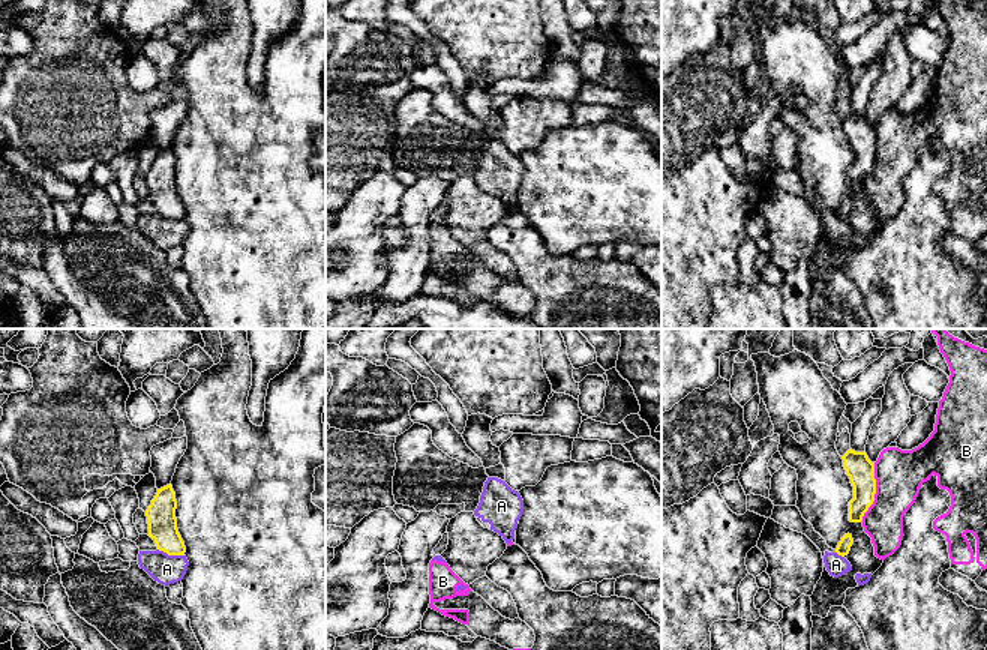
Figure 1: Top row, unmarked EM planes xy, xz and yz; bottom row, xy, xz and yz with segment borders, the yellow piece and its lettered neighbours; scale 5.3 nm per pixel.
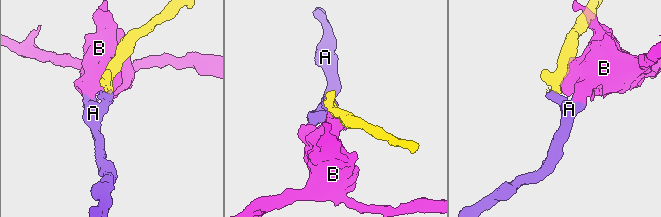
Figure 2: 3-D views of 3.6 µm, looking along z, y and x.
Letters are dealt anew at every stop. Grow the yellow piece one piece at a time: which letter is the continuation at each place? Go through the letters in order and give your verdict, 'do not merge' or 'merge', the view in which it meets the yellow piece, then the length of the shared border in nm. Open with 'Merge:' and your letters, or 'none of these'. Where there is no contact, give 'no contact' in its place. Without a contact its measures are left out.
Merge: none of these
A: do not merge; contact in xy; length 150 nm
B: do not merge; contact in yz; length 320 nm

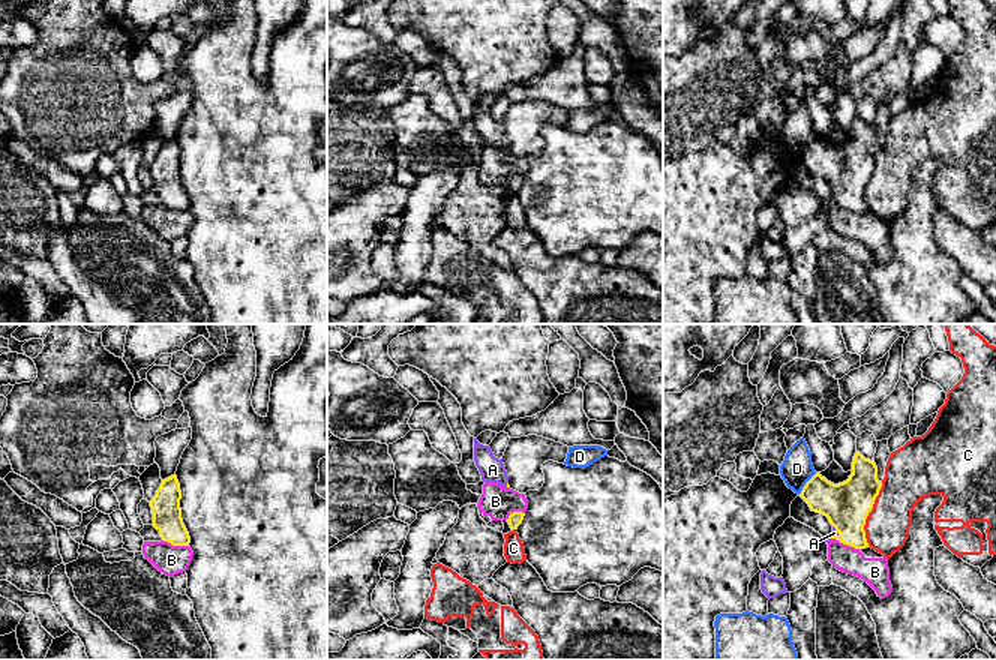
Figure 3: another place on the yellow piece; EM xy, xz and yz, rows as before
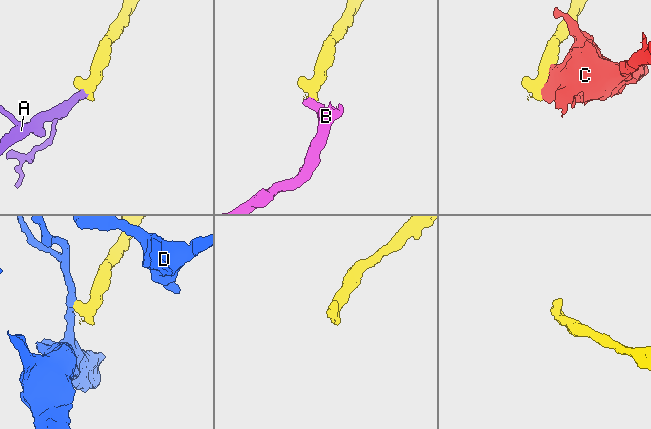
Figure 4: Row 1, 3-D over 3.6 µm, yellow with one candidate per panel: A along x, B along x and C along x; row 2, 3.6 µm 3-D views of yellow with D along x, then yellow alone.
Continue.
Merge: A
A: merge; contact in yz; length 70 nm
B: do not merge; contact in yz; length 180 nm
C: do not merge; contact in yz; length 360 nm
D: do not merge; contact in yz; length 160 nm

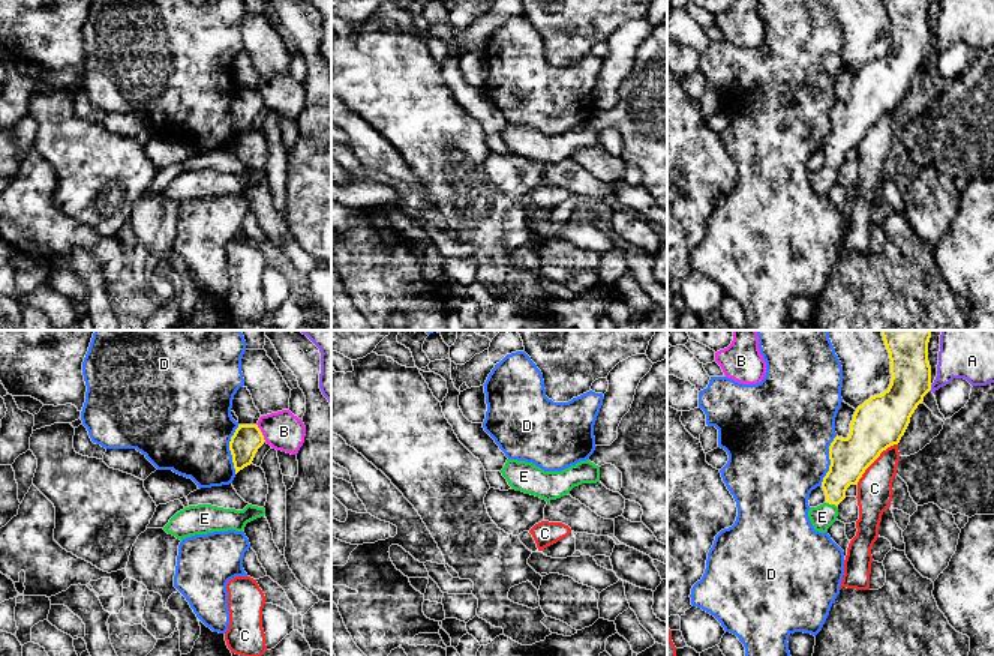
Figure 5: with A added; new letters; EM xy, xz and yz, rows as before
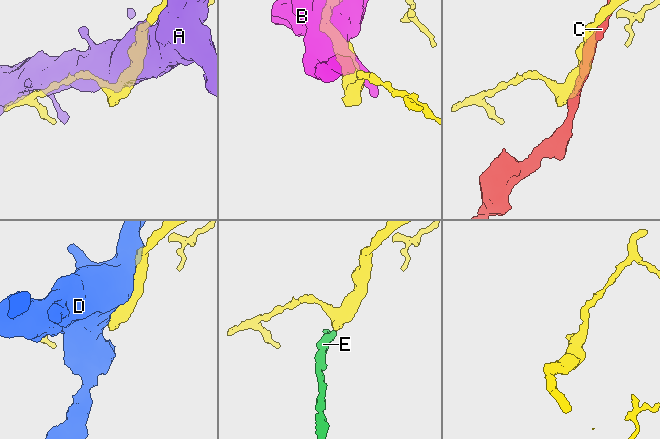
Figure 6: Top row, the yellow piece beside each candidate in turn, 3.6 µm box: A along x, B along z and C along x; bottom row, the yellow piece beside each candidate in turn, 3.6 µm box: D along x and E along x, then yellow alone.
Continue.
Merge: E
A: do not merge; contact in yz; length 40 nm
B: do not merge; contact in xy; length 110 nm
C: do not merge; contact in yz; length 320 nm
D: do not merge; contact in yz; length 280 nm
E: merge; contact in yz; length 60 nm

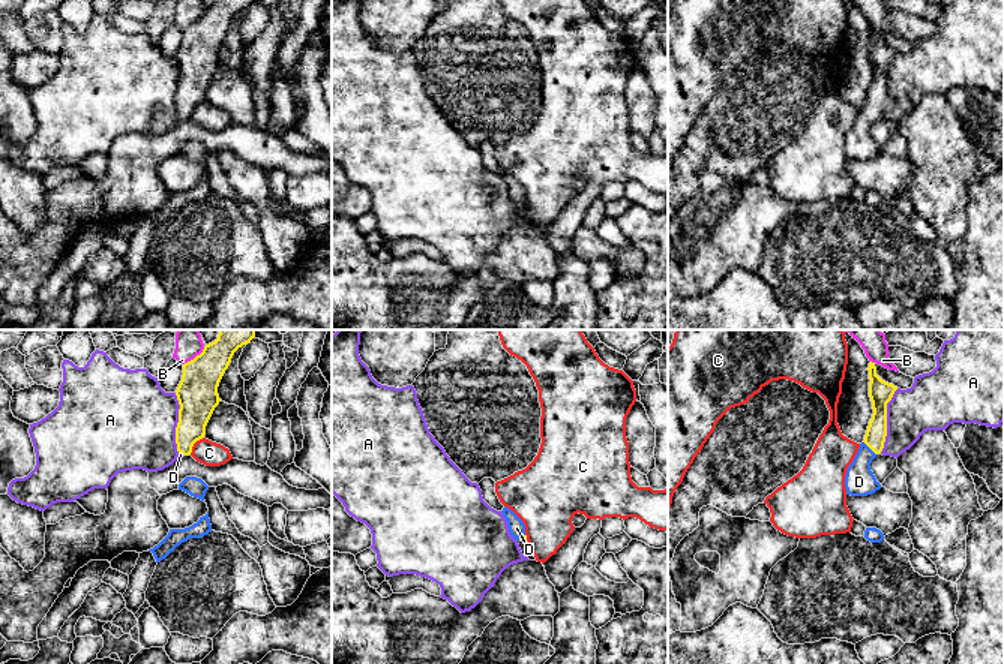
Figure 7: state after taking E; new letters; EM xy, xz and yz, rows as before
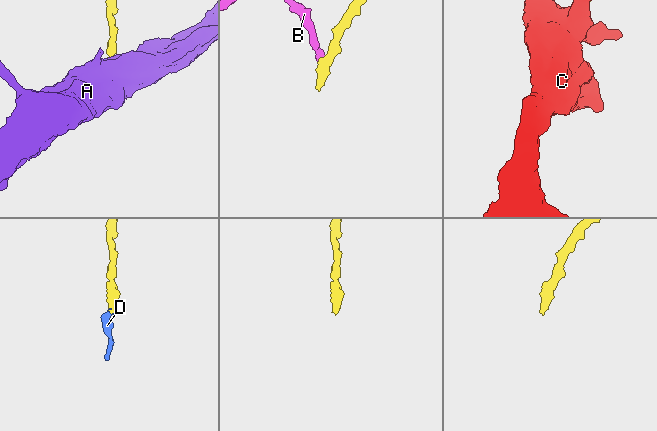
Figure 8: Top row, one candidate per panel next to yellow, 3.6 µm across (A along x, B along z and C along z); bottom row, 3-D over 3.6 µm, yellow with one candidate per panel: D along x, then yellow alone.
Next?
Merge: D
A: do not merge; contact in yz; length 360 nm
B: do not merge; contact in xy; length 160 nm
C: do not merge; contact in xy; length 130 nm
D: merge; contact in yz; length 120 nm

